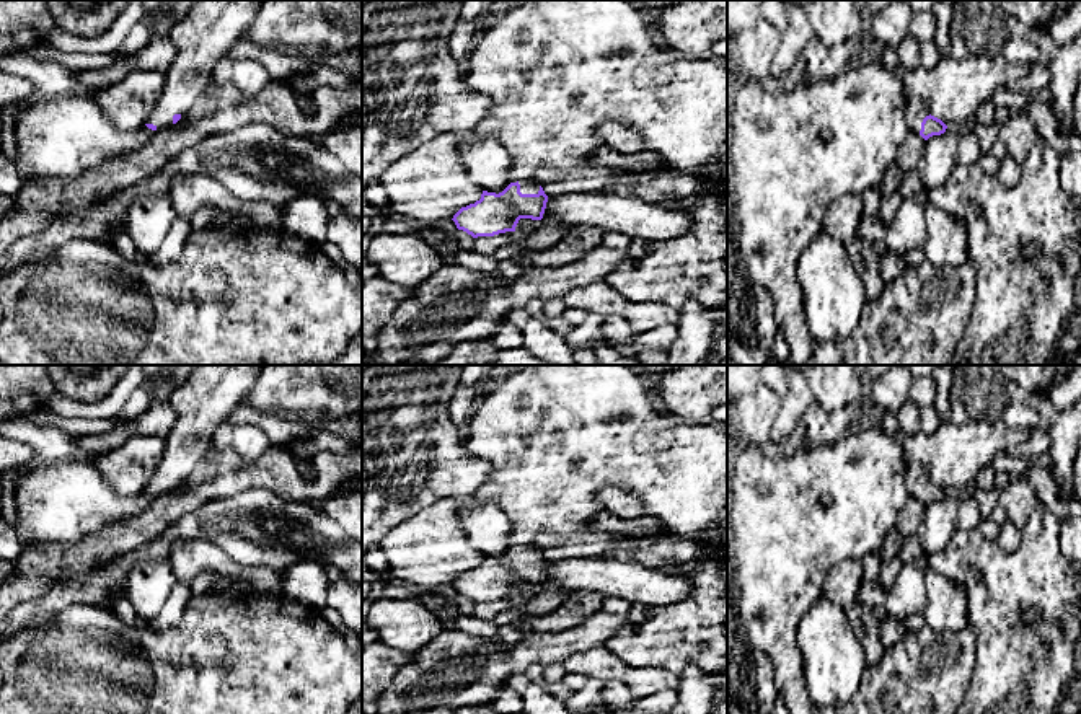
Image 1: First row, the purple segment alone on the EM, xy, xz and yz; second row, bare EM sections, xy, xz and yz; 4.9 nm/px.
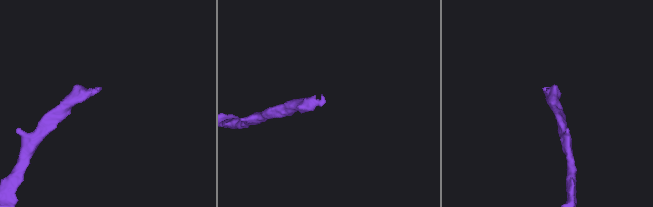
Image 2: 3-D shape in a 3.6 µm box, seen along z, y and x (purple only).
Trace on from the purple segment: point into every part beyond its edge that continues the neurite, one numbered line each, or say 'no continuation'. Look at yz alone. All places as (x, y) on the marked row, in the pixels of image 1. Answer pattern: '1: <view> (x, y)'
1: yz (915, 110)

